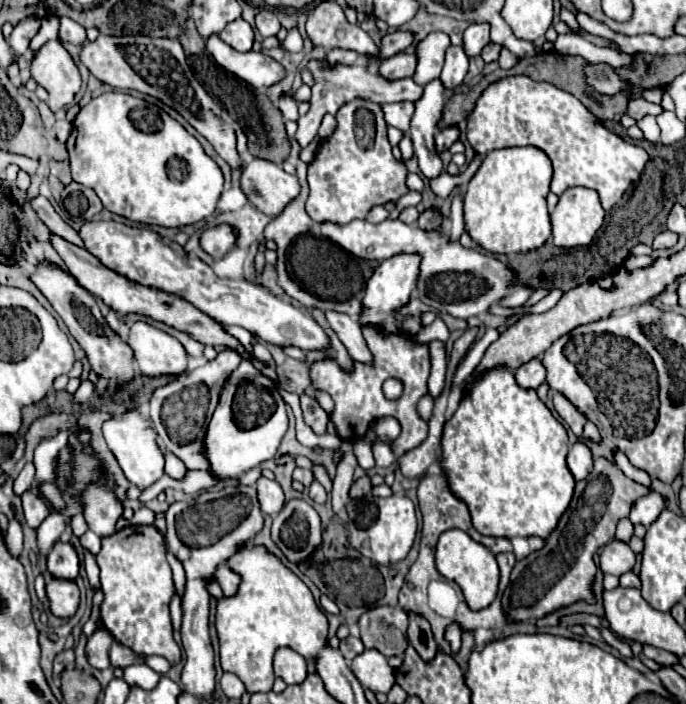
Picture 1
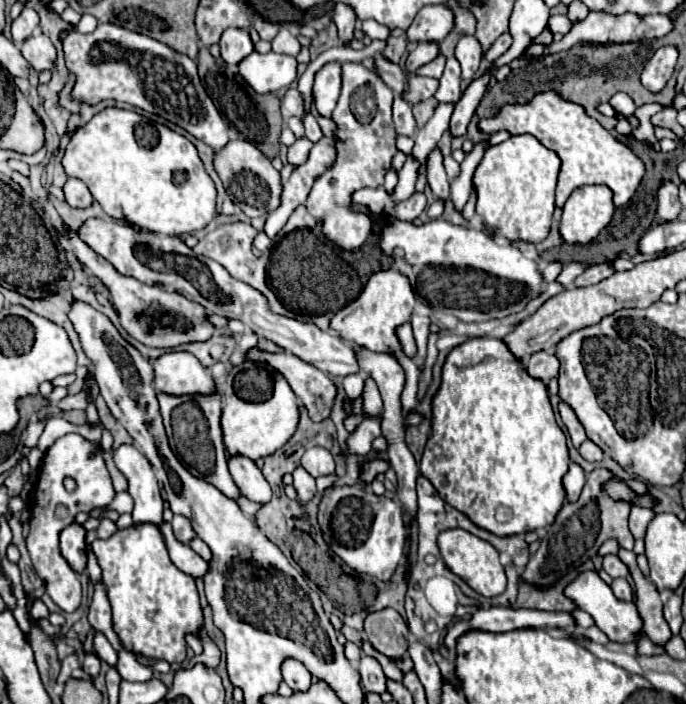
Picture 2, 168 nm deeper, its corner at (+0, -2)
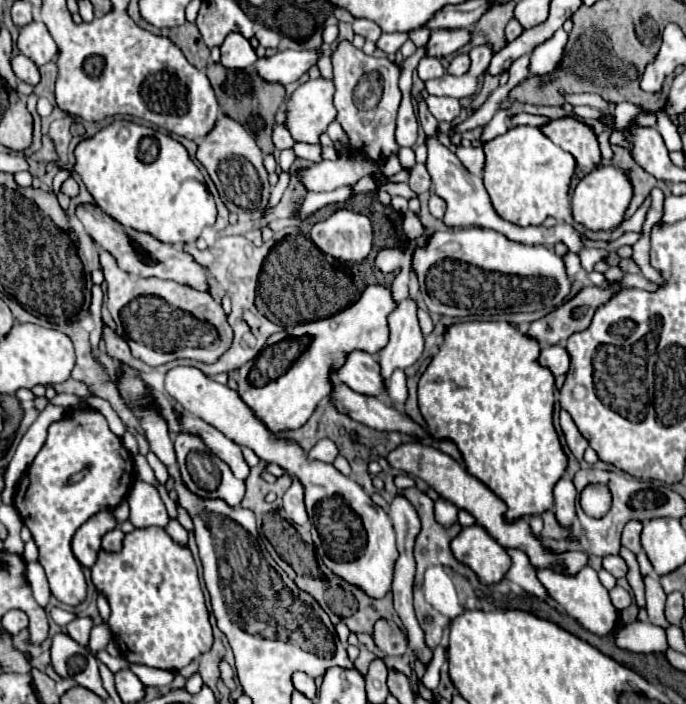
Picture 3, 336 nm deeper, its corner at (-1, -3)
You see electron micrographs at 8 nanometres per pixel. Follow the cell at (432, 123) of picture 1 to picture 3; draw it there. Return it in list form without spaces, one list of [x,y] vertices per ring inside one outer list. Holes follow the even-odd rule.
[[[432,192],[432,196],[429,198],[428,207],[430,214],[432,214],[434,218],[438,218],[438,220],[442,220],[442,218],[444,218],[446,202],[442,202],[442,198],[438,198],[434,192]]]

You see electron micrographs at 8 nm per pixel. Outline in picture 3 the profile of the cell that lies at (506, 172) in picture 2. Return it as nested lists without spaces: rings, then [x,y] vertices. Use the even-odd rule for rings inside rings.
[[[514,126],[506,134],[484,142],[484,186],[494,210],[518,226],[540,226],[548,216],[568,222],[579,233],[584,231],[570,212],[570,184],[576,172],[576,160],[570,152],[556,146],[540,128]]]

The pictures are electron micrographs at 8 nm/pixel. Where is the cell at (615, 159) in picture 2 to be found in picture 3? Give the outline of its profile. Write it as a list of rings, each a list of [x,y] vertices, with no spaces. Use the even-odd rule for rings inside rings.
[[[568,116],[568,118],[556,118],[550,124],[546,124],[544,128],[540,128],[554,144],[562,146],[564,150],[568,150],[576,162],[576,176],[582,178],[584,174],[588,174],[590,170],[600,166],[602,154],[598,148],[598,140],[596,134],[580,124],[576,118]]]

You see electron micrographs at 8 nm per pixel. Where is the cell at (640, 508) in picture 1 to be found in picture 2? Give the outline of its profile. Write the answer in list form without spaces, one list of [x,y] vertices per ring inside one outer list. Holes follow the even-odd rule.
[[[633,505],[631,515],[629,515],[629,529],[633,533],[635,539],[645,537],[645,529],[649,525],[649,521],[655,517],[655,511],[651,507],[641,507],[641,505]]]

